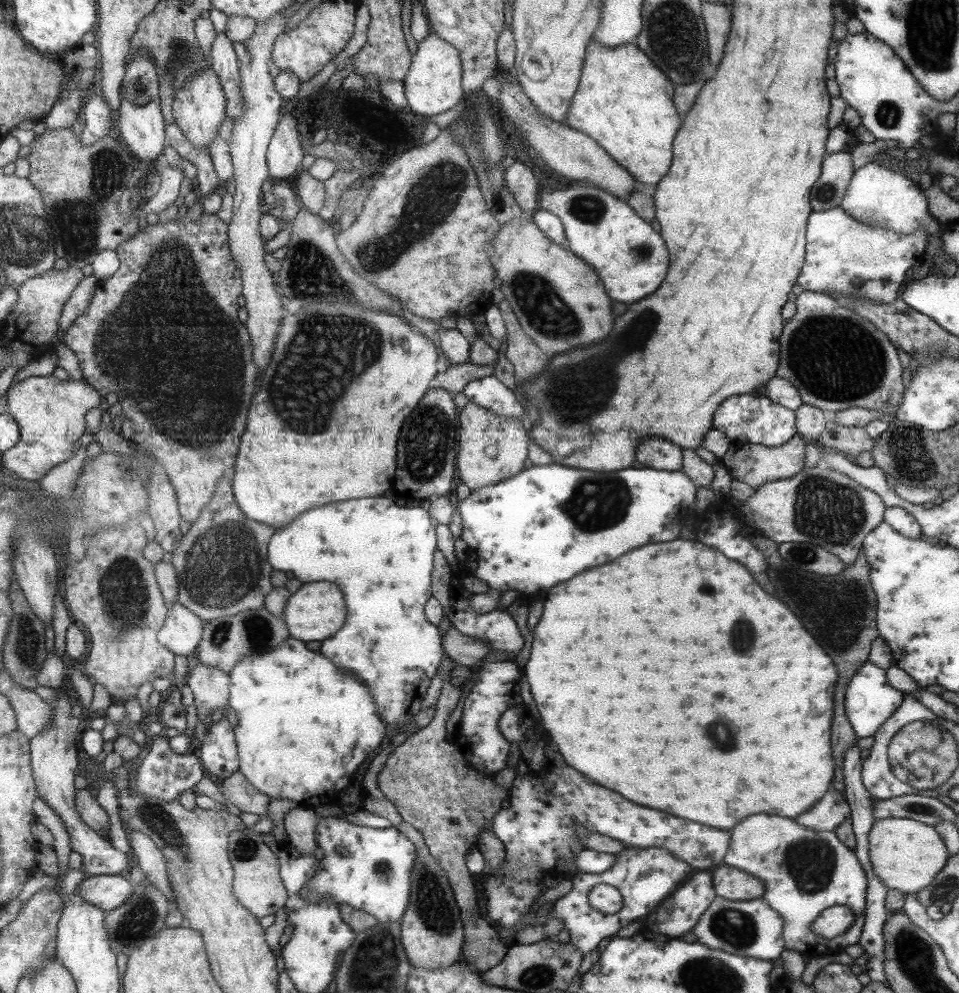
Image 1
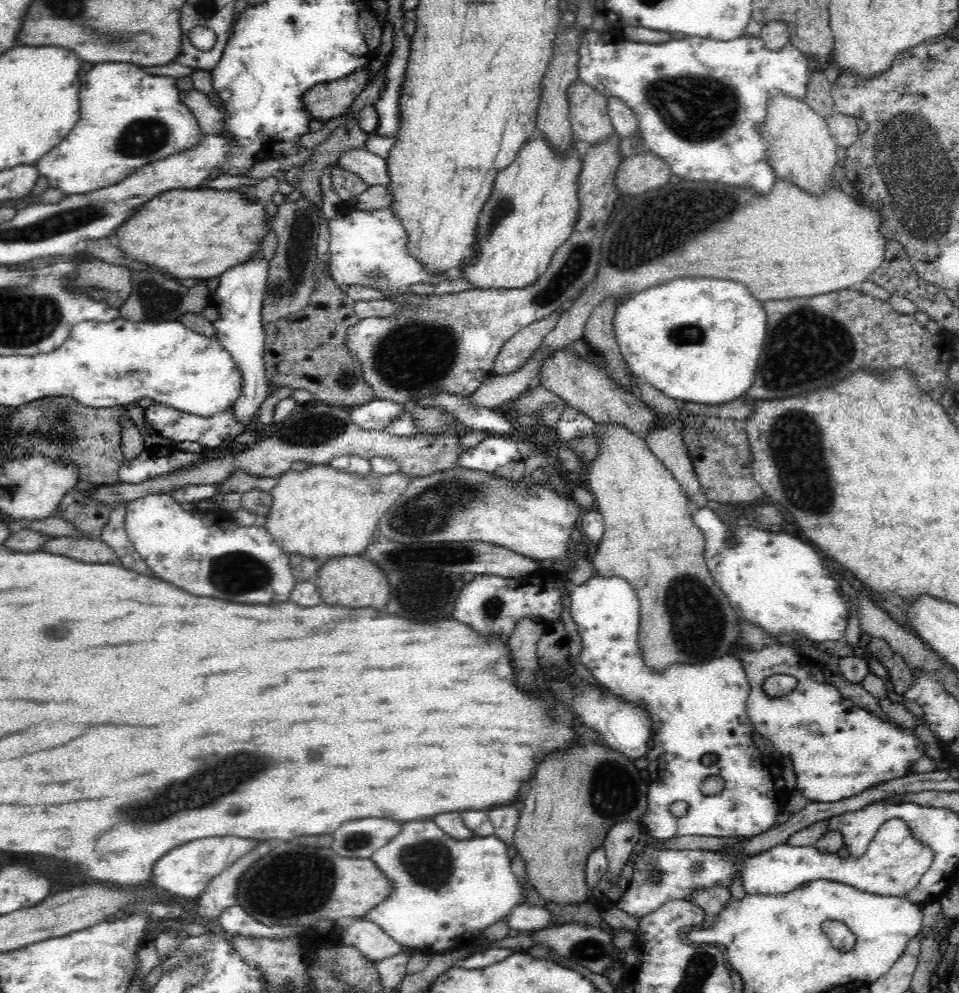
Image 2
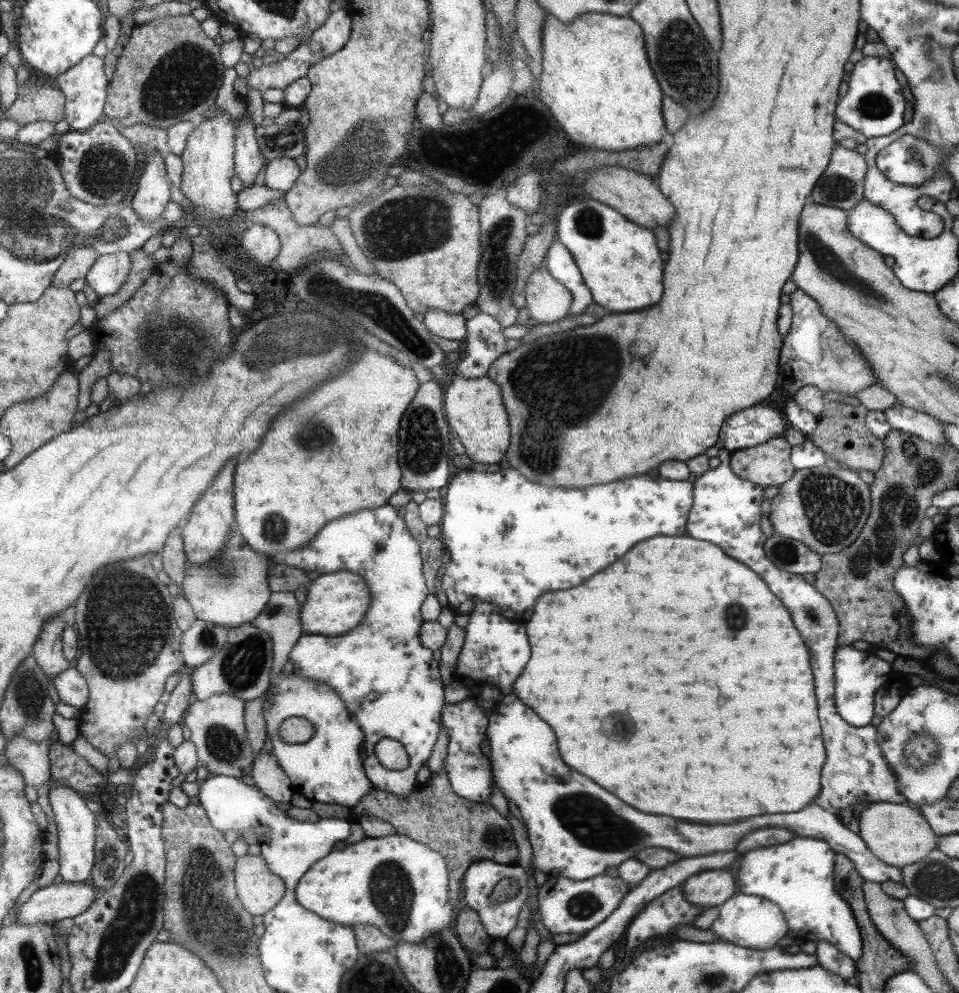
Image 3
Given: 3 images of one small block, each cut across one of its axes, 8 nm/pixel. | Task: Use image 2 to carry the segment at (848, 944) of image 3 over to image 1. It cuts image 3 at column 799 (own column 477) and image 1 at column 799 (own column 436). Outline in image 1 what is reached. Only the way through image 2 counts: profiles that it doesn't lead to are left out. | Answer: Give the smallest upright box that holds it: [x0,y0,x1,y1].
[724,814,868,956]

